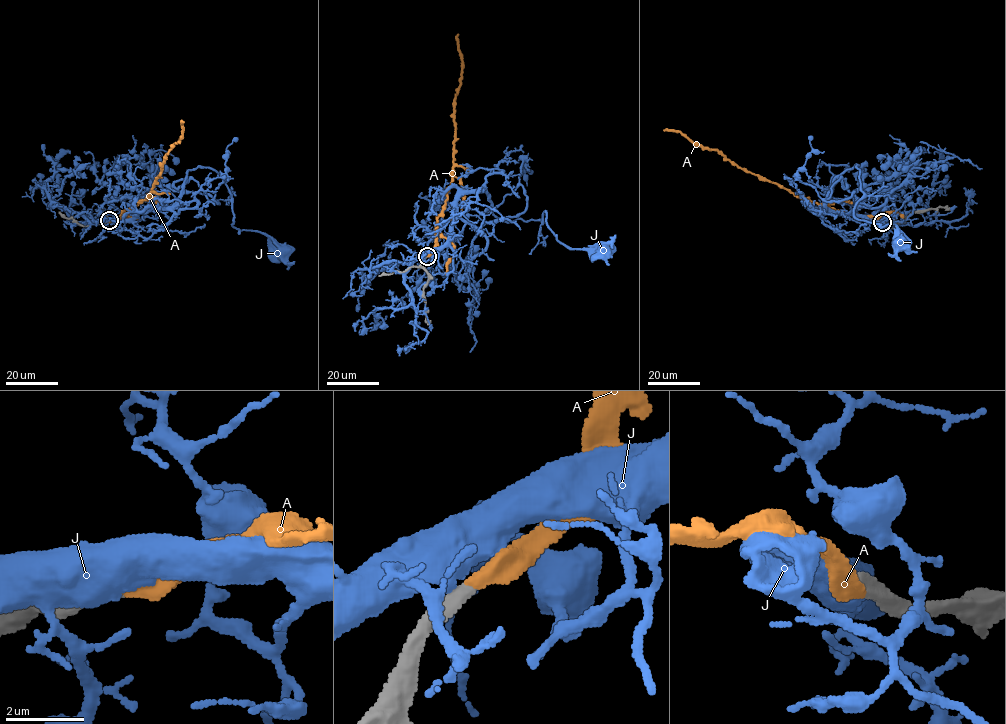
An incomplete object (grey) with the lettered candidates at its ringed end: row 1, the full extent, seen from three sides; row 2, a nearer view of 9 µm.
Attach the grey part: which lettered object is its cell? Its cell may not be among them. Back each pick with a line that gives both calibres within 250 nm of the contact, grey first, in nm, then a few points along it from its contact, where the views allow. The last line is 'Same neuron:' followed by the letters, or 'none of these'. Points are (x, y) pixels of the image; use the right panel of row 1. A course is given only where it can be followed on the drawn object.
A: Thickness 440 nm (grey) against 480 nm. Its course: (882, 222), (799, 198), (774, 183), (746, 172), (717, 150), (695, 145), (679, 132), (664, 130)
Same neuron: A

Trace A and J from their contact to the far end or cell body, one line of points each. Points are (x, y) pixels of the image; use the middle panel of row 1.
A: (426, 256), (436, 245), (437, 219), (452, 177), (453, 103), (461, 76), (458, 34)
J: (425, 257), (447, 240), (460, 196), (482, 190), (498, 218), (542, 222), (546, 211), (567, 246), (604, 246)

